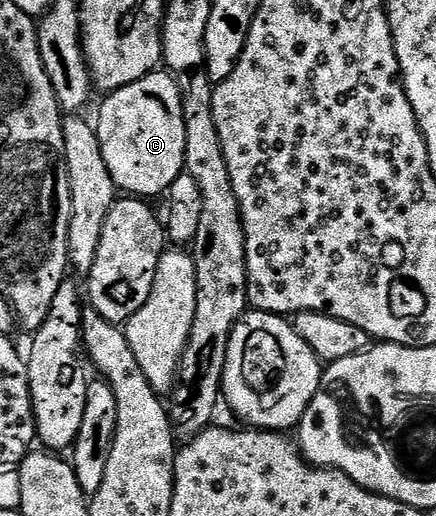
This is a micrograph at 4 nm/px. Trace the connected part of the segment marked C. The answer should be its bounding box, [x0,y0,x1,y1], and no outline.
[94,70,187,198]

